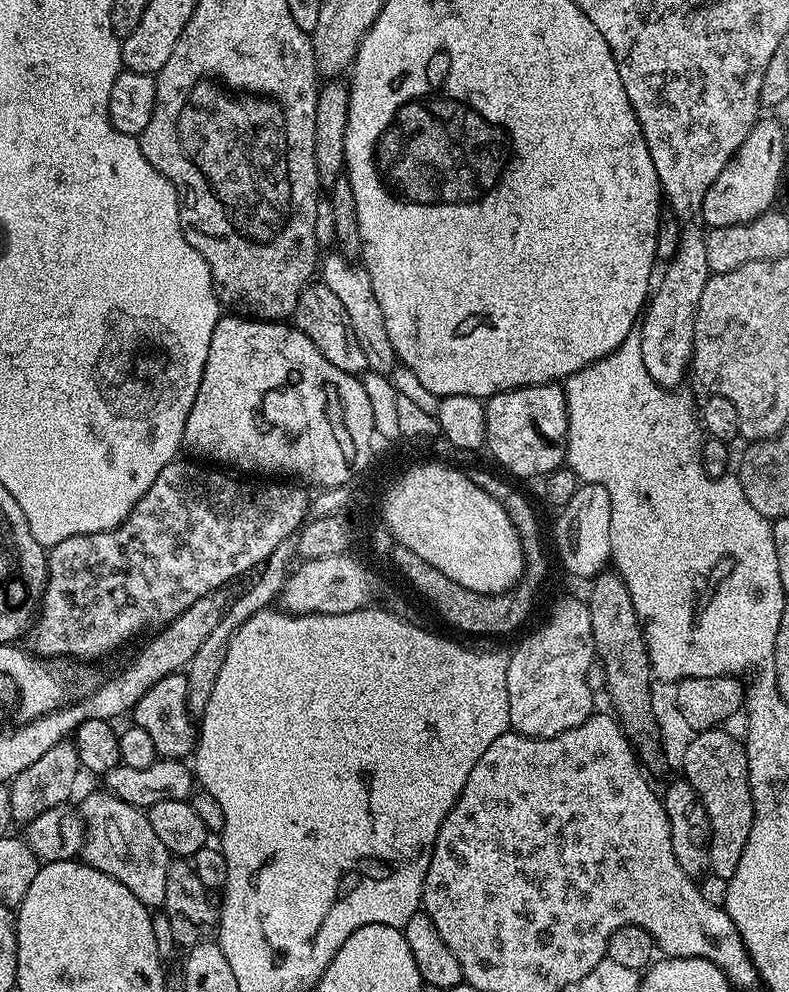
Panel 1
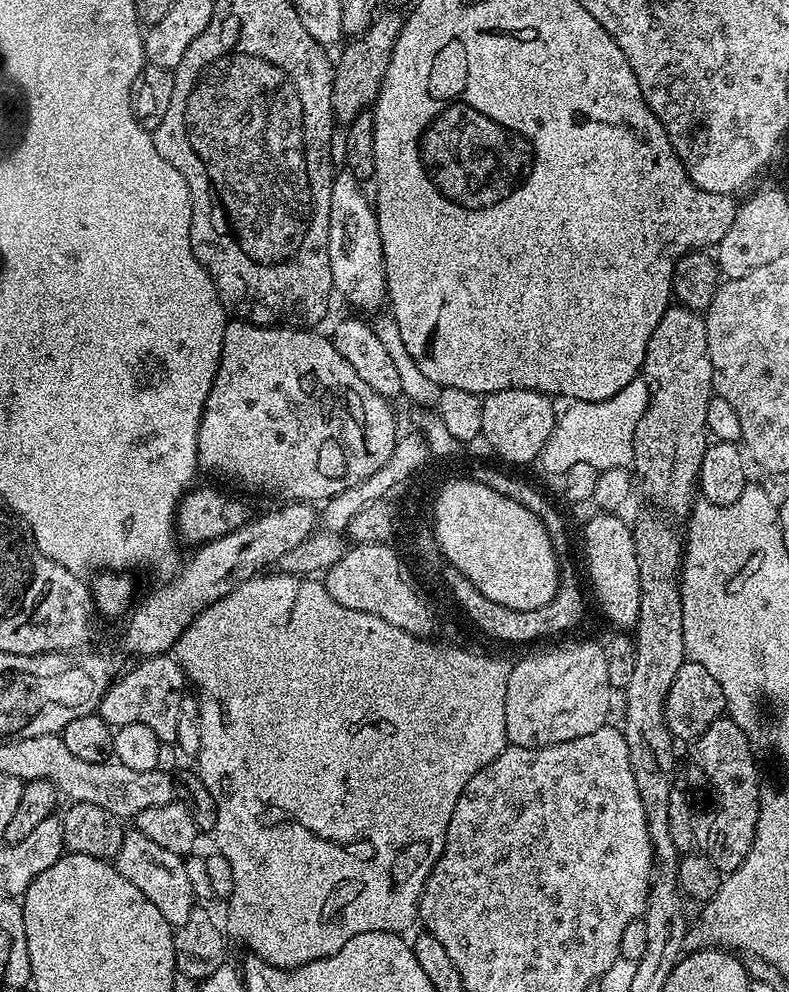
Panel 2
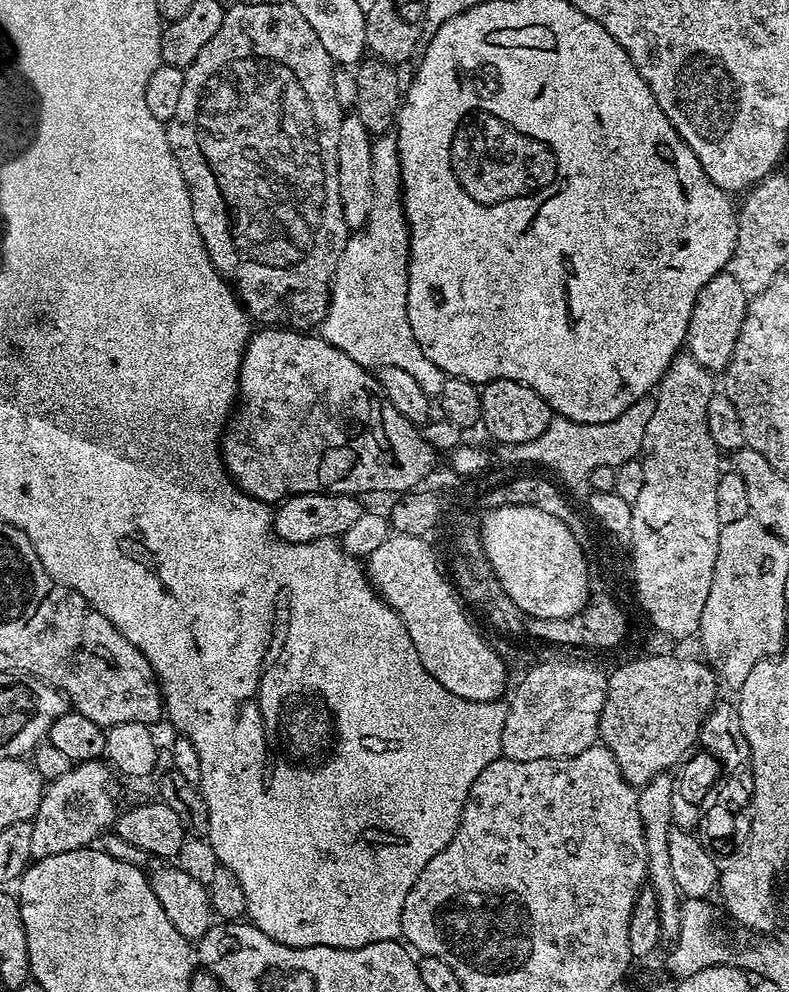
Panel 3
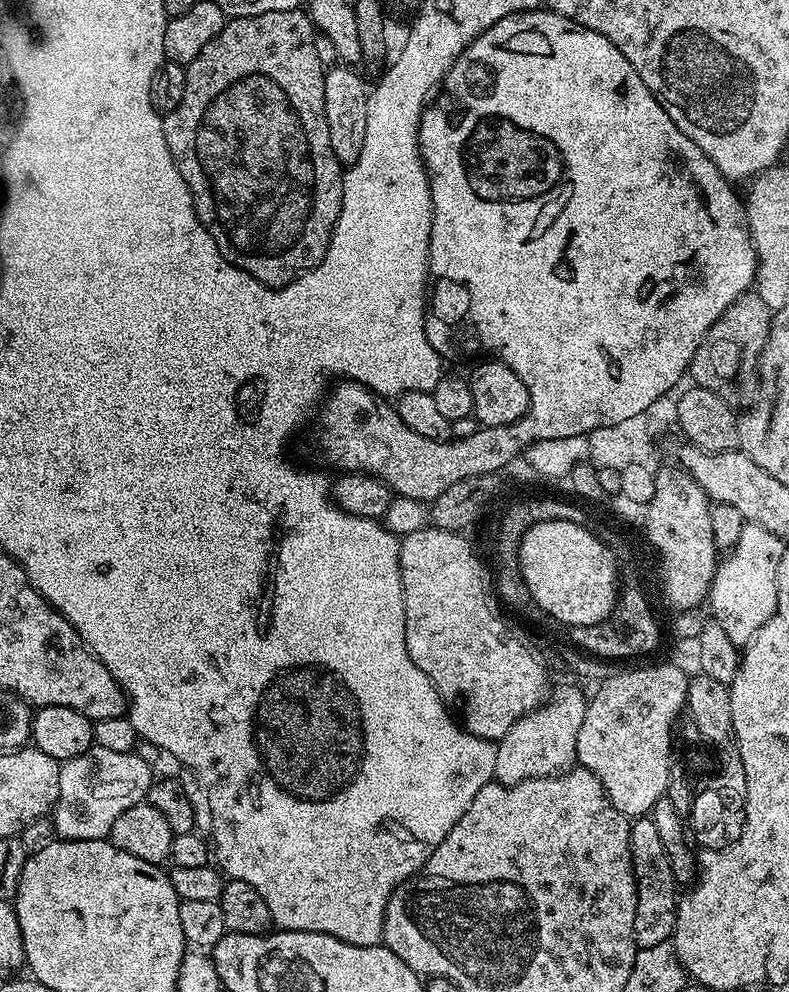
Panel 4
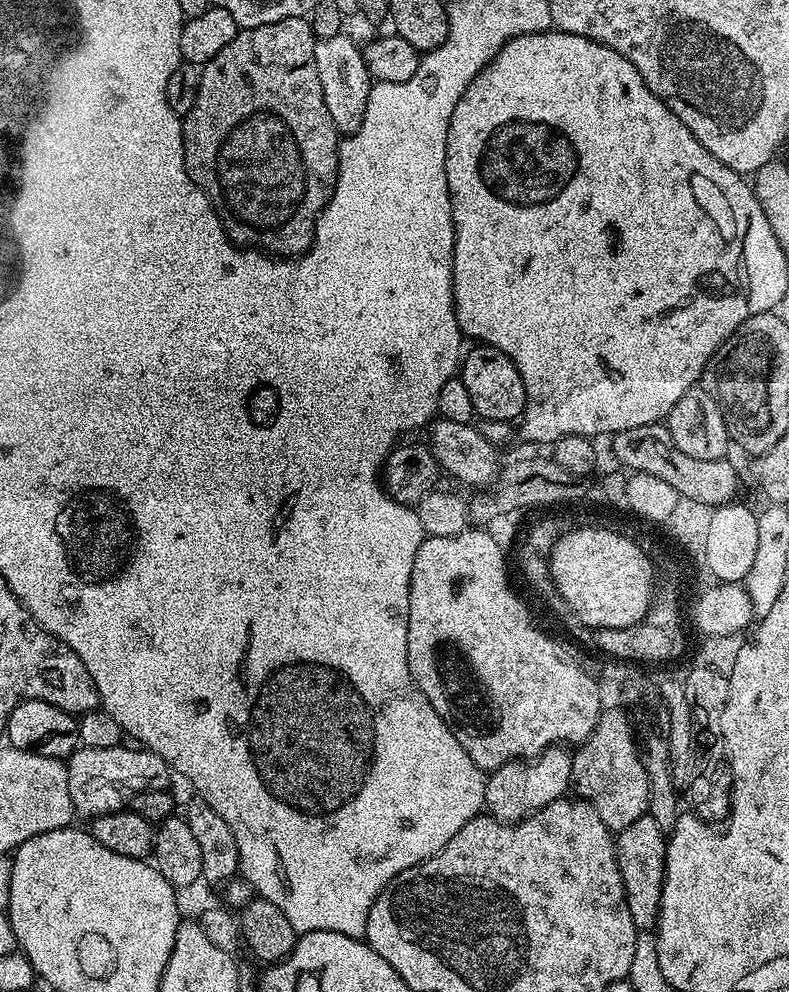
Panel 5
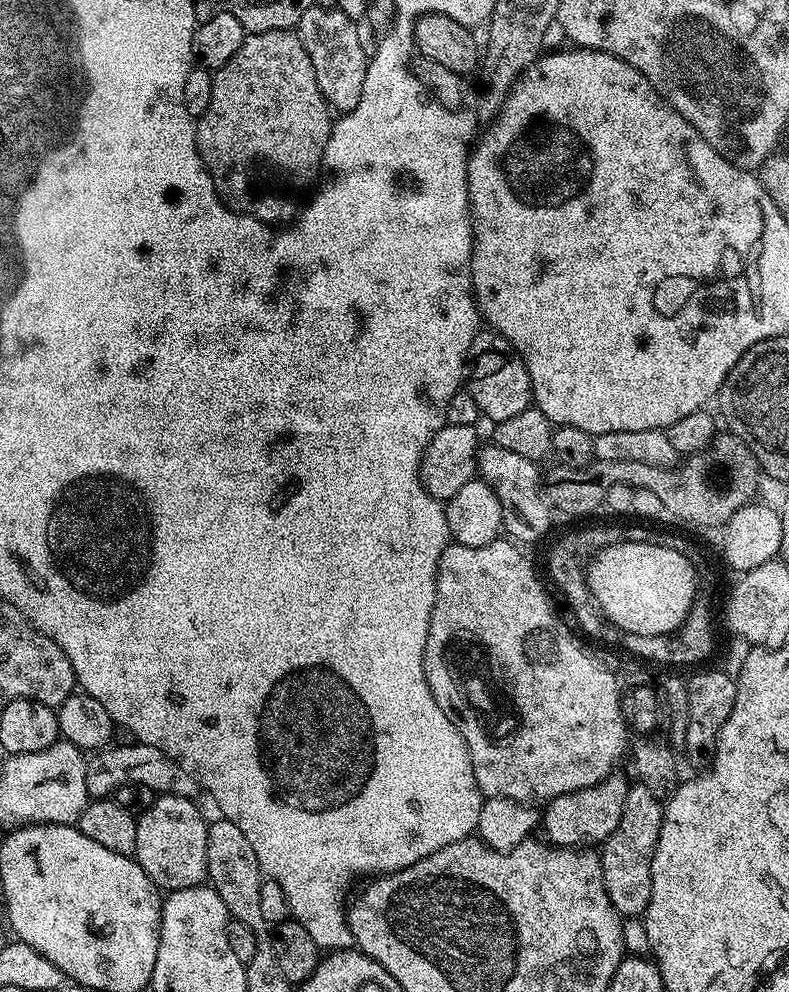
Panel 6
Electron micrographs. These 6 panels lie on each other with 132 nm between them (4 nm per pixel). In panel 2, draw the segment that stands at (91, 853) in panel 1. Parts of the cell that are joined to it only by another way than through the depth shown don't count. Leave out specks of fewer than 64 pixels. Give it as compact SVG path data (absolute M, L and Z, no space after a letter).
M135 830L125 831L121 849L114 857L114 863L126 882L134 882L140 896L150 898L158 910L162 910L162 918L173 926L179 926L192 917L194 897L189 879L186 878L185 857L170 854L170 850L162 850L155 842L150 842L146 834Z

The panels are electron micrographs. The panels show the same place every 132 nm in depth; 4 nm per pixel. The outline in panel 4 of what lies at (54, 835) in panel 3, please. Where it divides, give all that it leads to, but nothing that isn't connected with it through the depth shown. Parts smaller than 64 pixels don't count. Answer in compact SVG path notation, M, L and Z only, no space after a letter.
M93 747L78 758L60 764L60 785L56 807L50 821L56 827L55 835L62 840L103 840L111 837L112 827L122 810L141 803L154 783L152 768L136 756L135 751L117 754L114 750Z

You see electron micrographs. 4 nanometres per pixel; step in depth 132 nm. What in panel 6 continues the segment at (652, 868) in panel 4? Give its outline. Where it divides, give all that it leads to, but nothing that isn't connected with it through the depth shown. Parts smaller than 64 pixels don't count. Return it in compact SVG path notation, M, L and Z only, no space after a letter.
M638 782L629 787L626 794L626 806L622 806L622 818L618 826L614 826L614 834L610 834L602 842L604 849L599 849L598 855L602 862L602 882L606 886L606 894L610 894L610 902L614 910L622 917L643 917L644 911L650 906L650 882L652 881L652 863L654 850L658 846L658 834L662 830L664 804L661 797L650 794L646 786Z

